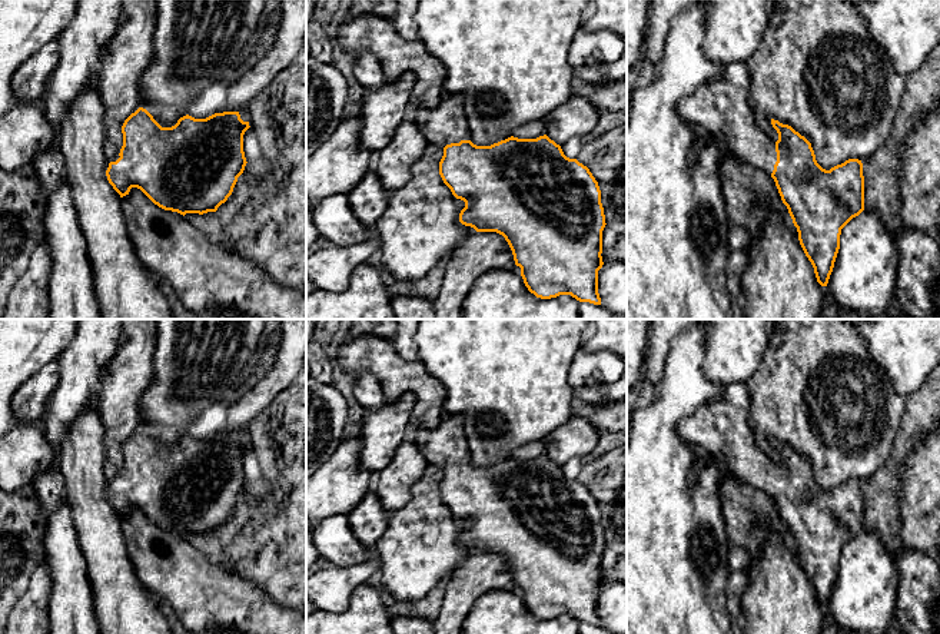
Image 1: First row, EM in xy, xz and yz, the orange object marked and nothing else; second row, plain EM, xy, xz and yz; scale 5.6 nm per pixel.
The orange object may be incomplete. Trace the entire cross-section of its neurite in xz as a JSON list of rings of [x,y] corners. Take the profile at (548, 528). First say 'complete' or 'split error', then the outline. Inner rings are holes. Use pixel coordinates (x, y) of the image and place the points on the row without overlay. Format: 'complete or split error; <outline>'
split error; [[[449,415],[435,428],[421,426],[411,437],[426,462],[444,469],[439,495],[452,515],[465,522],[465,528],[459,534],[459,542],[476,552],[502,555],[531,614],[541,620],[571,615],[579,623],[601,625],[598,591],[604,585],[601,577],[602,551],[607,544],[598,502],[587,487],[577,479],[567,478],[561,467],[547,455],[537,459],[511,457],[491,467],[474,465],[461,415]]]

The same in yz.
split error; [[[723,398],[700,405],[680,422],[677,432],[685,442],[705,448],[710,457],[721,458],[738,479],[774,499],[797,548],[800,565],[814,588],[817,603],[827,607],[840,570],[841,550],[864,531],[861,481],[848,479],[826,491],[817,484],[811,464],[804,457],[791,447],[771,439],[778,454],[778,461],[774,462],[755,439],[748,411]]]

